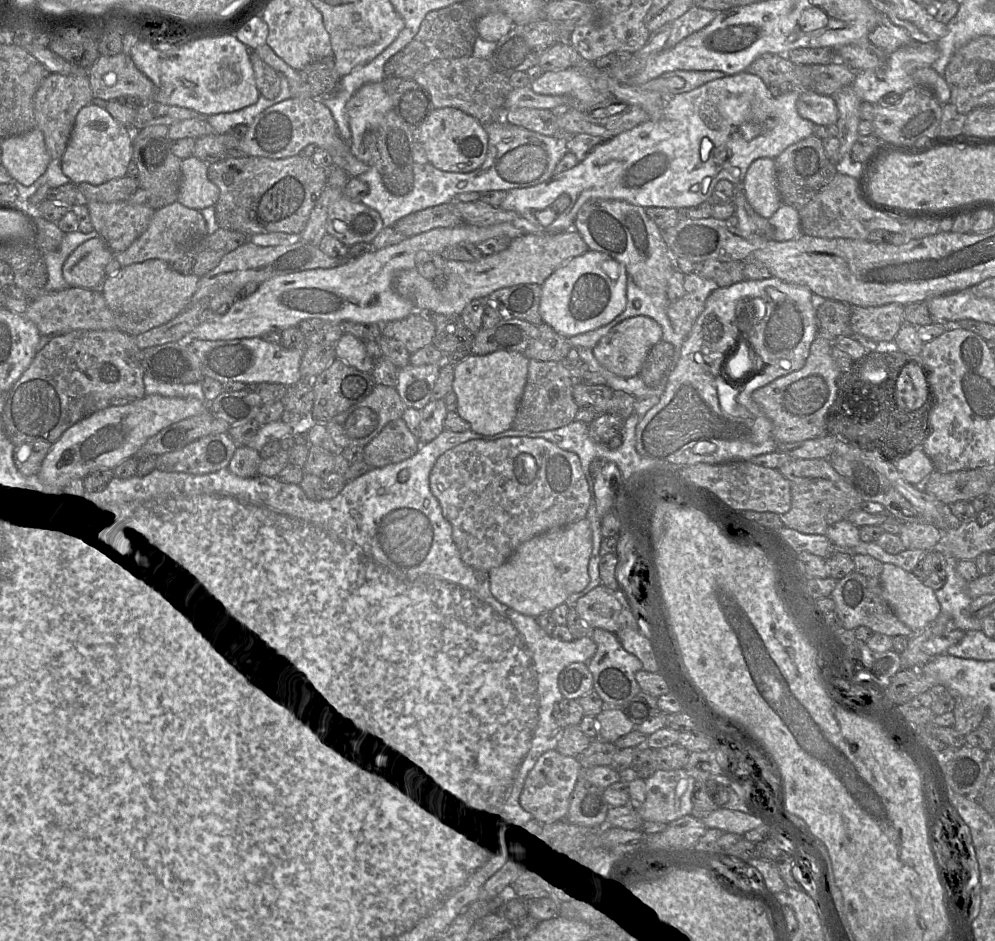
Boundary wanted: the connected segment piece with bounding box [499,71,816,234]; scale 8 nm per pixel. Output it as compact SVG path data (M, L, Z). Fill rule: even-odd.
M742 71L712 80L691 91L676 93L668 97L661 119L648 119L605 140L576 166L541 184L509 190L499 207L516 212L537 228L541 228L543 234L556 234L574 229L577 213L590 200L620 200L645 209L697 207L711 198L720 180L728 180L742 187L748 168L755 160L775 160L789 146L815 134L816 125L802 118L796 108L802 92L803 90L794 88L774 97L760 77ZM745 125L749 125L751 131L758 130L758 135L752 140L745 140L741 135L741 129Z

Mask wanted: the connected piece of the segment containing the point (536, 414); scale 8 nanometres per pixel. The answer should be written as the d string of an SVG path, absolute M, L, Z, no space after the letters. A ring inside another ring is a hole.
M530 360L527 382L511 429L542 432L567 426L579 411L572 389L574 380L562 362Z

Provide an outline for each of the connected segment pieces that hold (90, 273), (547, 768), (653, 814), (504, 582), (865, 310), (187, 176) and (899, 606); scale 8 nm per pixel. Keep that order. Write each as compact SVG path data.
M99 237L78 246L66 259L62 275L69 288L97 290L105 279L105 267L114 257Z
M557 750L545 752L526 778L523 789L523 800L526 807L547 825L564 821L581 769L582 764L576 757L564 756Z
M684 768L657 770L645 782L646 799L637 809L644 821L669 824L691 815L697 781Z
M585 517L522 543L504 564L488 572L490 590L498 601L524 615L537 617L552 612L589 584L591 553L592 531Z
M890 303L876 307L853 307L852 334L879 344L880 350L897 350L894 338L905 320L904 306Z
M193 155L181 161L179 203L199 211L216 204L219 189L208 179L207 170L208 165Z
M884 564L879 576L883 597L898 619L915 633L932 625L941 614L935 591L925 586L913 572L893 564Z

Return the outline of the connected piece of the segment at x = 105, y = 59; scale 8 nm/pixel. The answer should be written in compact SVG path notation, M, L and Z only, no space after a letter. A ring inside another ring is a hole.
M122 52L112 56L100 55L88 69L88 77L93 98L110 101L120 97L133 97L142 102L154 101L154 84L137 69L130 56Z

